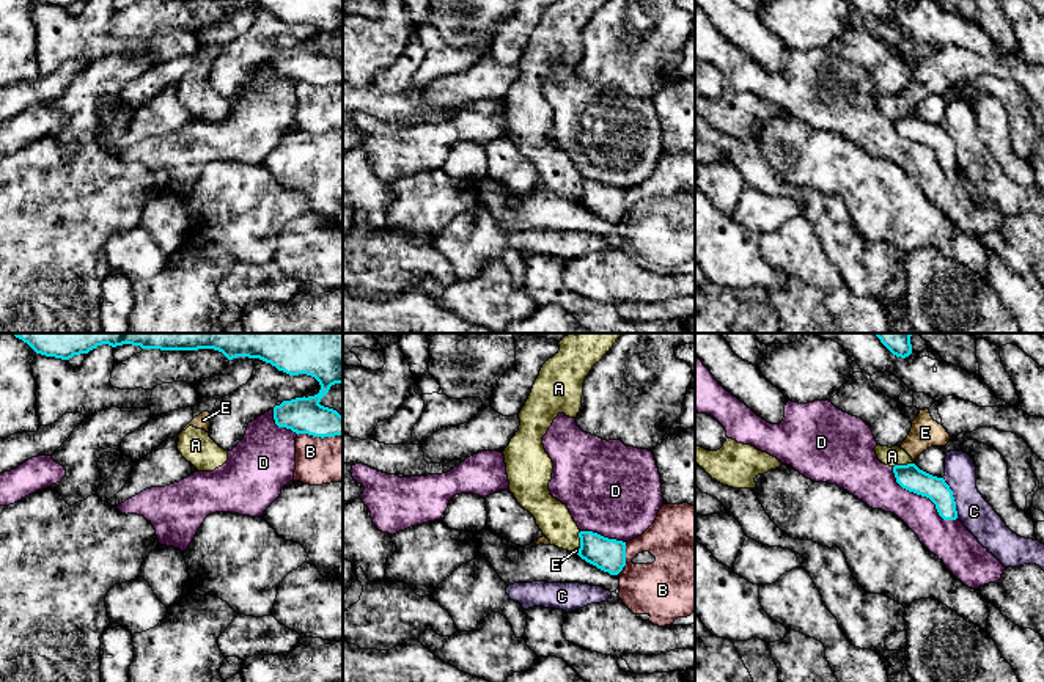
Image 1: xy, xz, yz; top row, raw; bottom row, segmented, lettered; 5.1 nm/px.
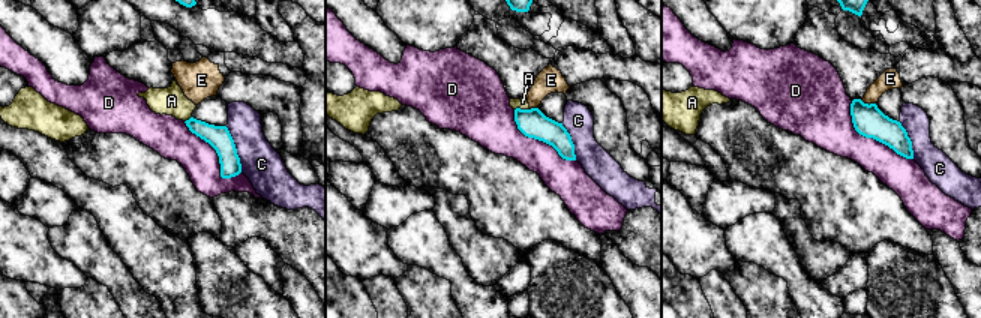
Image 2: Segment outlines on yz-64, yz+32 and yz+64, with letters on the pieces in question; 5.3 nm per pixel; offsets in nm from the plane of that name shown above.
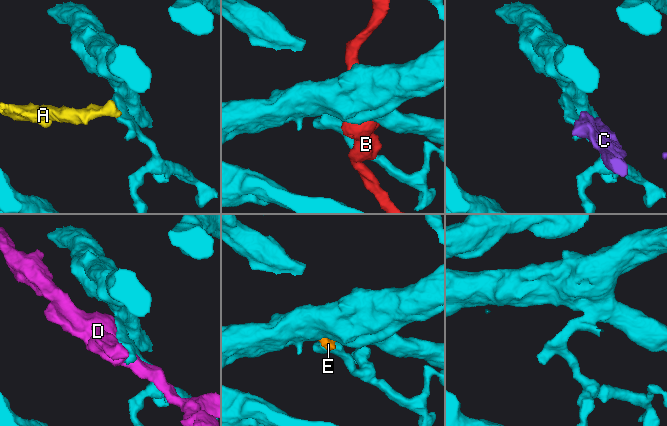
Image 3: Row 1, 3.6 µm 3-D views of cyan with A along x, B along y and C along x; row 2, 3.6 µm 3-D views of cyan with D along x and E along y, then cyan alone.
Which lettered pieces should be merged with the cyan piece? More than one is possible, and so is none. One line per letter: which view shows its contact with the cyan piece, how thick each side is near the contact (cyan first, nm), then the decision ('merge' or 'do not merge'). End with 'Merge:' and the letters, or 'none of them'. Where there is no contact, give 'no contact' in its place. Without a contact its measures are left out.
A: yz | 130/100 nm | do not merge
B: xz | 170/300 nm | do not merge
C: yz | 130/170 nm | do not merge
D: yz | 130/220 nm | do not merge
E: xz | 170/20 nm | do not merge
Merge: none of them

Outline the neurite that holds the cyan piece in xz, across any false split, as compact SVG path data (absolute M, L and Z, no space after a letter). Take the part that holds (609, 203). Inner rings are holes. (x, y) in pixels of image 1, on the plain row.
M580 179L579 204L597 217L618 223L626 214L626 190L604 185L593 179Z

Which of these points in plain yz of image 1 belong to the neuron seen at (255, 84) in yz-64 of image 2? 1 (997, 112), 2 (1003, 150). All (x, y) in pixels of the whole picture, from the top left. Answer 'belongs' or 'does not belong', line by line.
1: does not belong
2: does not belong

